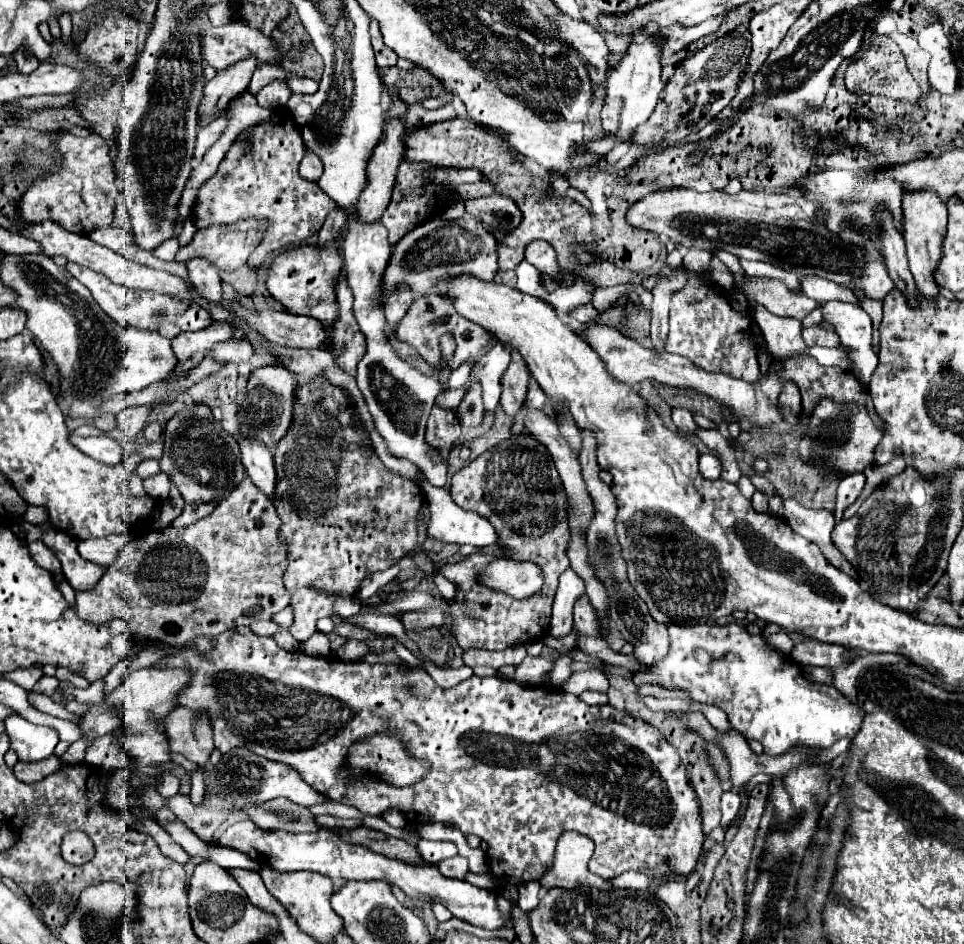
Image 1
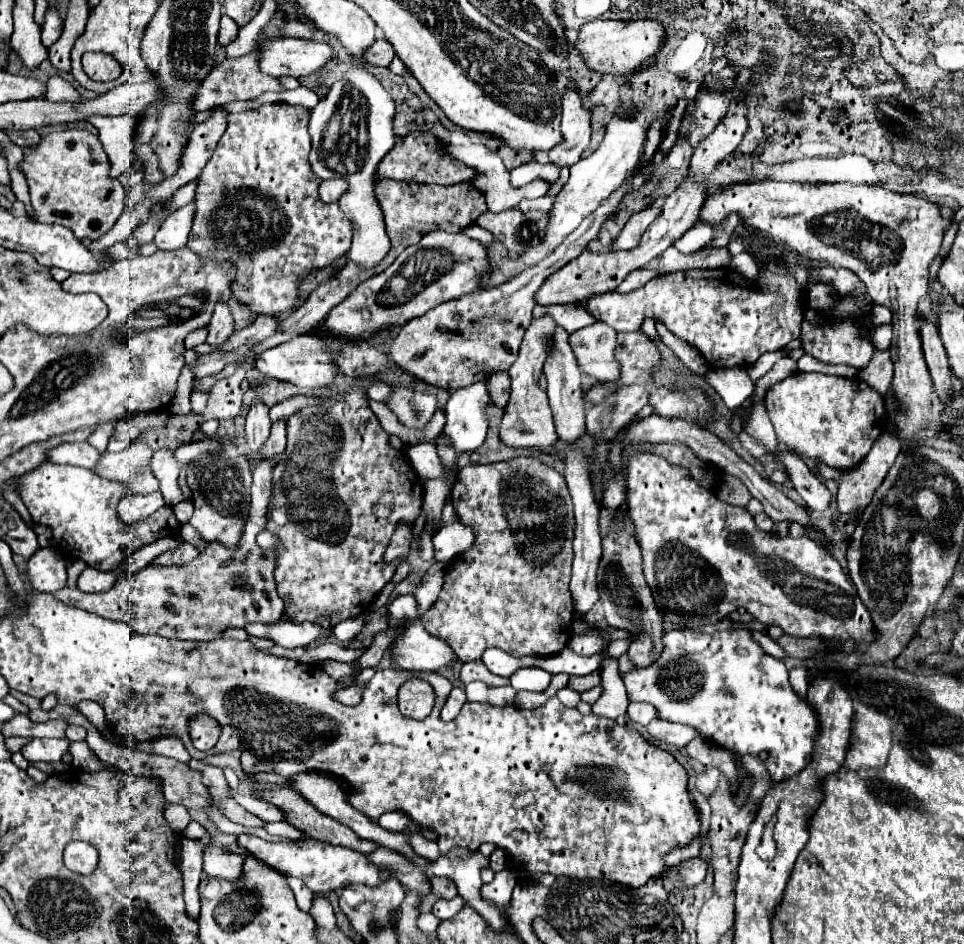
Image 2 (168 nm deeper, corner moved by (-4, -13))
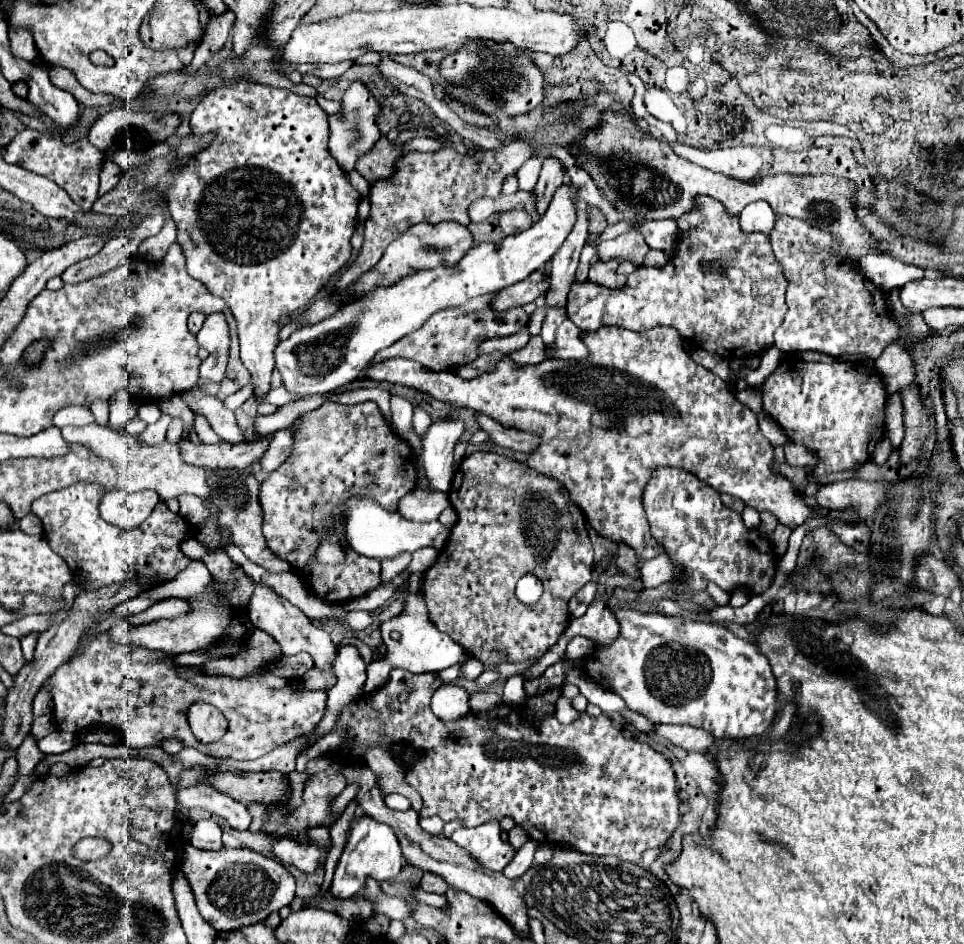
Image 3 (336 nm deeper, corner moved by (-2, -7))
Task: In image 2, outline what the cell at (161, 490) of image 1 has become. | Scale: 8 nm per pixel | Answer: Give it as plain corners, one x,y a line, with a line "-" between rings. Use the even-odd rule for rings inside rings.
160,491
150,493
150,495
126,495
118,505
118,513
120,513
122,521
126,519
126,523
136,523
136,521
152,515
154,511
158,511
164,505
166,503
164,503
164,497

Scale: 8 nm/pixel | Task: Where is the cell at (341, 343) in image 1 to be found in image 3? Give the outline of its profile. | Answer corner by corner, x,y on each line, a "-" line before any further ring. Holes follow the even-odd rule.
374,401
358,403
358,405
342,405
342,403
324,403
320,409
310,411
300,417
294,429
294,449
290,457
272,471
262,487
260,487
260,505
264,511
264,537
268,541
268,547
282,559
290,561
292,569
298,569
306,575
306,587
314,591
320,599
326,599
330,603
342,603
352,597
360,597
366,591
372,591
380,585
380,561
362,557
348,549
348,557
338,567
326,567
316,565
312,561
314,551
322,539
322,535
328,535
334,523
332,515
338,515
344,501
352,495
362,495
378,501
384,509
396,509
398,501
410,493
418,483
418,465
416,465
416,453
408,447
404,439
400,439
394,429
384,421
382,411

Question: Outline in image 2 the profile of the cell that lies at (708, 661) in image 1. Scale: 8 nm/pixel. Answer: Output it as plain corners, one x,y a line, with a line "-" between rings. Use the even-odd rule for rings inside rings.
734,629
734,631
716,631
716,633
698,633
698,631
668,631
664,633
664,653
662,657
652,663
646,669
632,669
626,677
624,677
624,685
628,691
628,699
630,701
642,701
642,703
650,703
658,709
658,717
666,719
666,721
674,721
674,723
684,723
690,727
696,727
702,737
734,751
740,755
758,755
762,751
768,751
768,761
766,761
766,769
770,775
772,783
780,783
782,779
790,779
794,775
798,775
798,771
802,771
808,763
810,757
814,755
814,739
818,737
818,715
814,715
814,707
810,707
810,703
806,703
806,699
802,699
800,695
796,695
796,691
792,689
790,681
788,681
788,669
782,661
776,661
774,657
770,657
758,641
754,641
752,631
750,629

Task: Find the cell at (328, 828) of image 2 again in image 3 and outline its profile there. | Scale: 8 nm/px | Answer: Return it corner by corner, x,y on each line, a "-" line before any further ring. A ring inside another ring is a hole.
266,771
266,773
204,773
202,783
214,785
214,789
230,795
232,799
240,803
250,801
262,801
268,807
276,805
276,801
284,801
288,797
288,781
286,775
278,771

